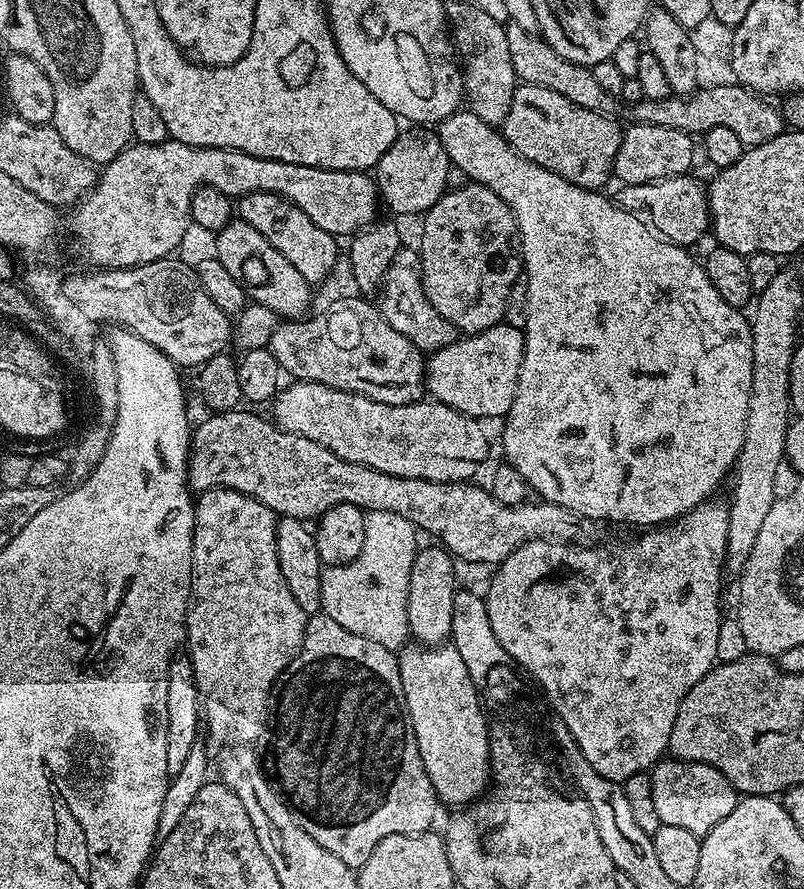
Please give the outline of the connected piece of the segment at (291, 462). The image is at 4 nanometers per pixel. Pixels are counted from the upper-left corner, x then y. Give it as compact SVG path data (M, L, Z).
M233 410L231 412L214 412L205 415L205 420L200 425L195 425L194 431L190 436L190 447L188 450L188 487L193 493L199 494L209 492L211 488L230 488L235 492L246 494L250 498L254 498L259 504L265 504L267 508L276 513L277 517L289 516L295 520L303 520L305 522L315 521L326 510L330 510L334 506L342 506L349 504L350 506L358 506L363 508L365 513L374 510L390 510L390 514L402 514L402 518L406 518L421 533L429 532L432 536L437 536L439 543L452 553L457 561L465 560L468 564L492 564L491 566L499 566L507 558L511 552L518 550L518 546L522 546L527 540L562 540L574 544L588 544L596 536L597 521L588 520L584 516L578 515L574 510L566 510L566 506L558 506L547 502L525 502L522 504L503 504L492 497L491 491L487 487L479 488L476 482L461 482L458 484L439 484L433 480L415 480L414 478L402 478L401 476L391 476L385 472L379 472L373 468L367 468L365 464L355 464L354 462L346 462L342 458L338 458L338 454L334 454L330 450L326 450L326 446L322 446L318 442L310 442L310 438L306 438L302 434L294 434L276 427L271 419L263 420L260 416L255 416L252 412L244 412L245 410Z

